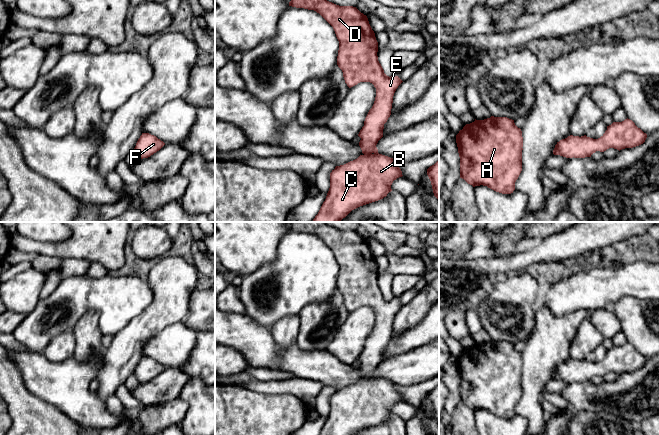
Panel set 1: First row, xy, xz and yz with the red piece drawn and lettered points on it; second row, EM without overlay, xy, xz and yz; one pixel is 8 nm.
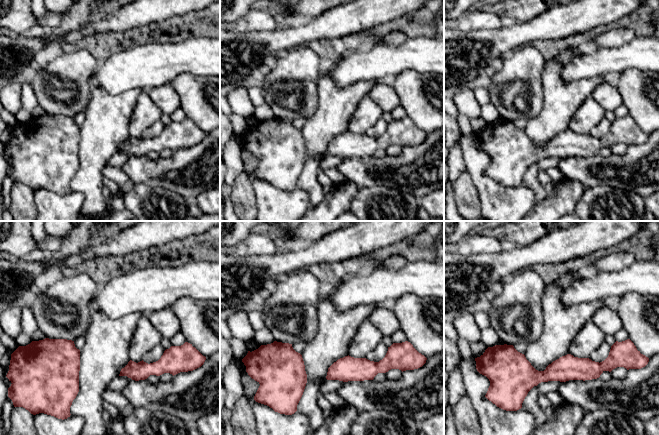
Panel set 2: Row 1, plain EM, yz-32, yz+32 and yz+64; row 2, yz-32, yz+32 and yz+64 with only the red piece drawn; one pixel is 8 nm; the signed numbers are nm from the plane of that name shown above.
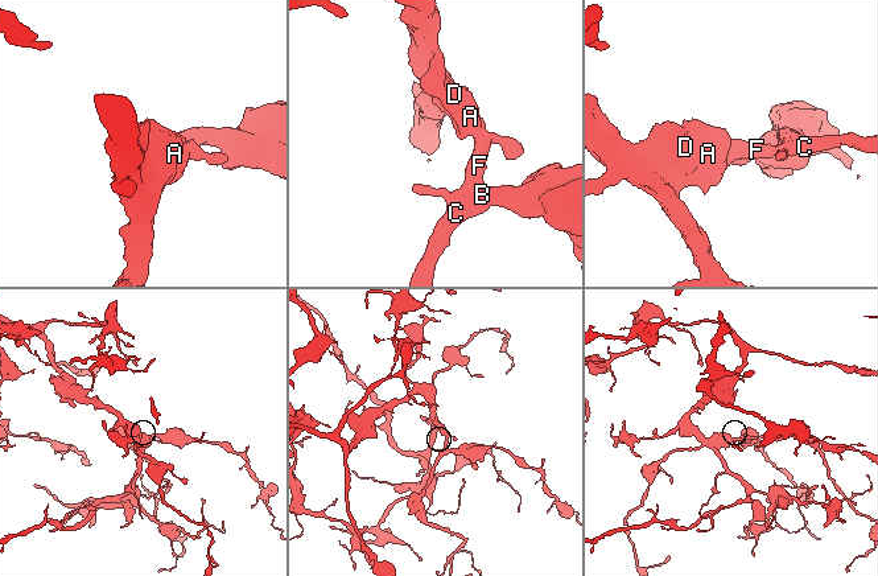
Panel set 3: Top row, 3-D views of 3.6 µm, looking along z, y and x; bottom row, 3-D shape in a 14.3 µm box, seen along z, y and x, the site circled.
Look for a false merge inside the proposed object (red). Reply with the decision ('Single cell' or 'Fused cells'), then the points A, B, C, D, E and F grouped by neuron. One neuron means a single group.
Single cell. Groups: A B C D E F

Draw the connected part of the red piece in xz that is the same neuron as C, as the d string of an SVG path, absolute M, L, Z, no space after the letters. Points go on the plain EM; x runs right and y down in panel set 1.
M293 222L289 230L314 234L319 237L334 253L339 265L337 289L343 296L349 312L360 306L370 306L376 312L376 321L369 334L364 350L358 360L362 379L344 389L336 390L330 397L330 412L319 435L352 435L360 430L378 425L392 415L394 404L402 401L402 395L396 384L378 377L376 371L383 361L384 348L391 339L393 320L403 306L398 300L387 300L378 285L378 266L368 242L353 230L339 230L325 222Z

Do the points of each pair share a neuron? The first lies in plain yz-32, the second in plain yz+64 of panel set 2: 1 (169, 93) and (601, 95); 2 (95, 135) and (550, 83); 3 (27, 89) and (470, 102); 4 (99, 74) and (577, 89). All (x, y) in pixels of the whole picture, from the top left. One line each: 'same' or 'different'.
1: same
2: same
3: different
4: different

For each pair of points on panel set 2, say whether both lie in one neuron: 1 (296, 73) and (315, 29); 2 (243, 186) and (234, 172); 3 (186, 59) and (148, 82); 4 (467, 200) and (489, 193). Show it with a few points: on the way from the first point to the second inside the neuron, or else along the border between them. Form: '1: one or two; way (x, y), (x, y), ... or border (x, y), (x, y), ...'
1: two; border (306, 44), (293, 47), (286, 52)
2: two; border (243, 171), (230, 188)
3: one; way (177, 59), (171, 59), (157, 73)
4: two; border (469, 175), (477, 190), (481, 210)

